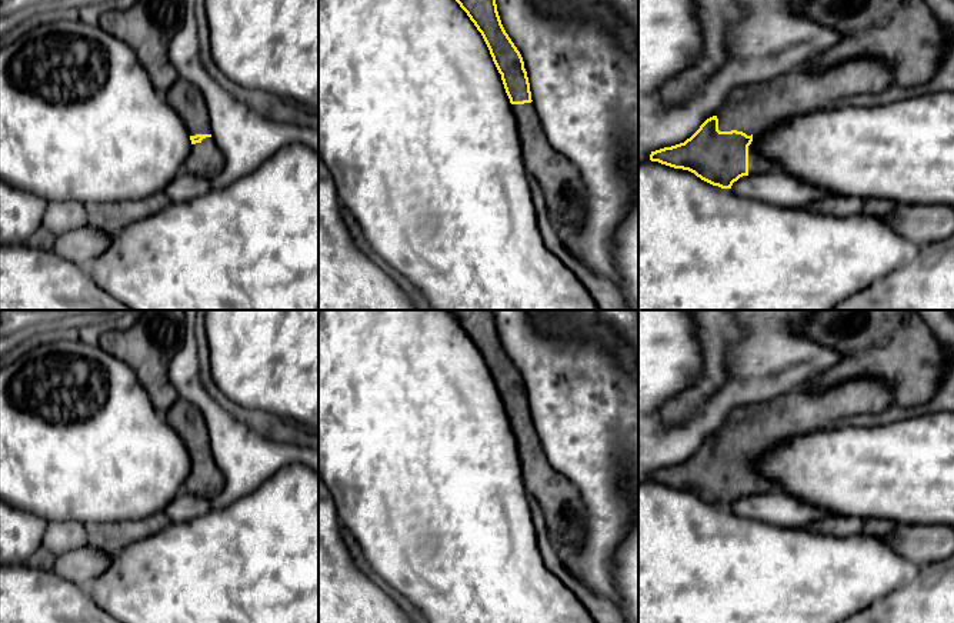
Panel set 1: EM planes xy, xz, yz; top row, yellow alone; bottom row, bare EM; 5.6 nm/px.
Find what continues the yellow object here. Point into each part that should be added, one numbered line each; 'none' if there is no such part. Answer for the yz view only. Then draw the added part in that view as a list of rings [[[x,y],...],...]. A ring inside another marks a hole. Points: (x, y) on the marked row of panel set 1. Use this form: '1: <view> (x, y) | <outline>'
1: yz (754, 109) | [[[857,57],[818,71],[794,69],[764,83],[735,87],[717,114],[718,130],[737,130],[751,136],[748,174],[765,173],[778,167],[757,151],[757,141],[764,133],[771,131],[788,119],[831,107],[843,97],[881,93],[894,84],[891,67],[885,61],[873,57]]]

